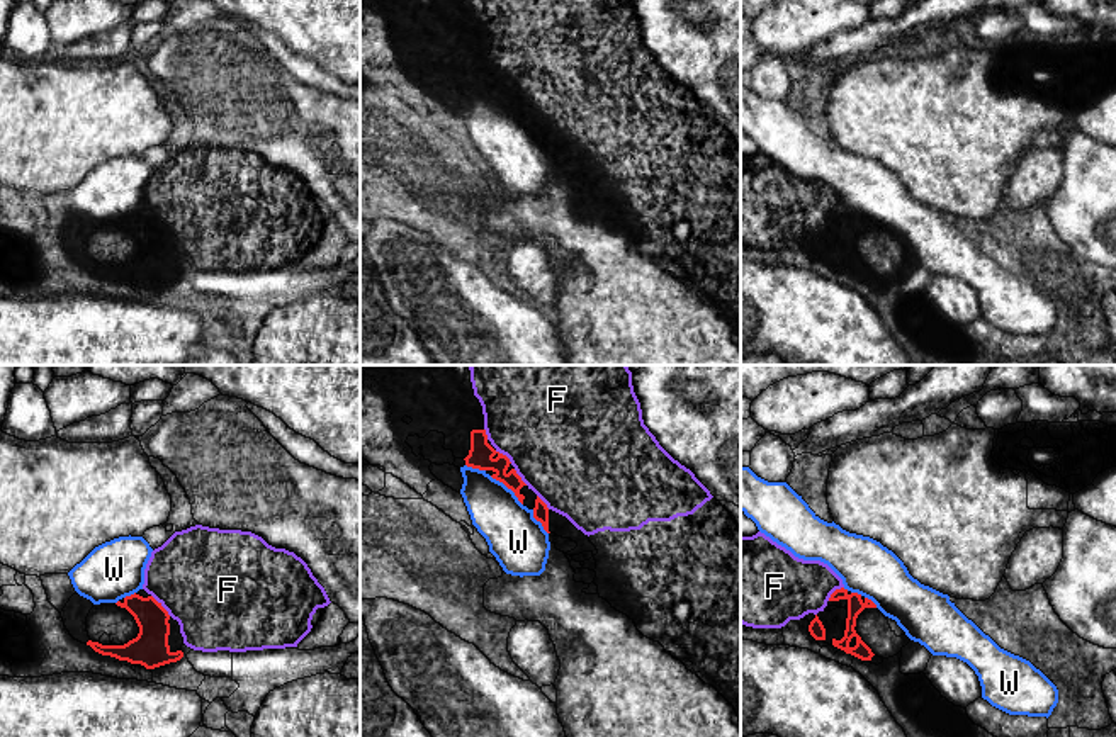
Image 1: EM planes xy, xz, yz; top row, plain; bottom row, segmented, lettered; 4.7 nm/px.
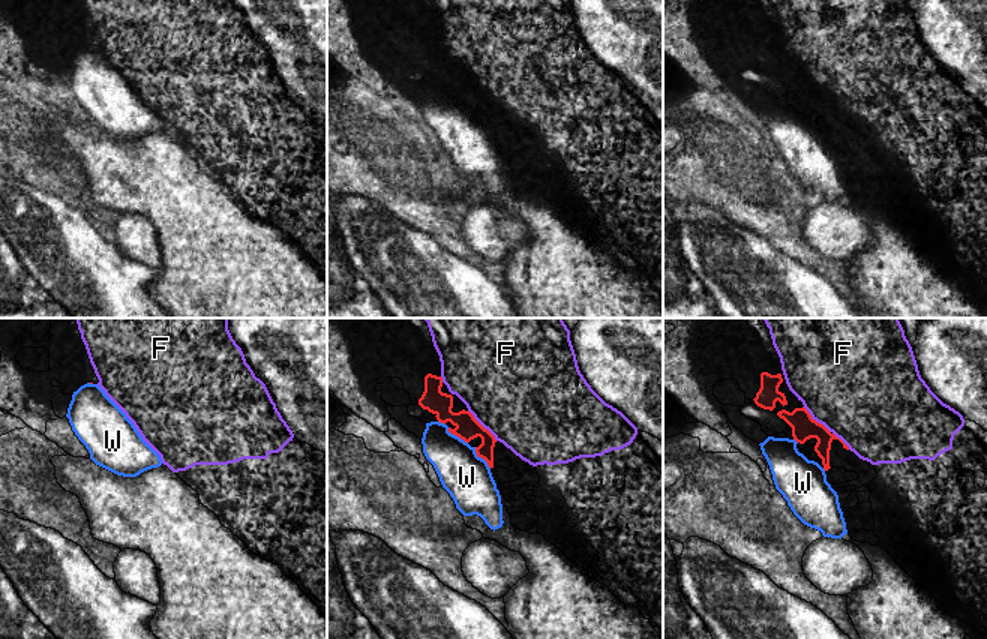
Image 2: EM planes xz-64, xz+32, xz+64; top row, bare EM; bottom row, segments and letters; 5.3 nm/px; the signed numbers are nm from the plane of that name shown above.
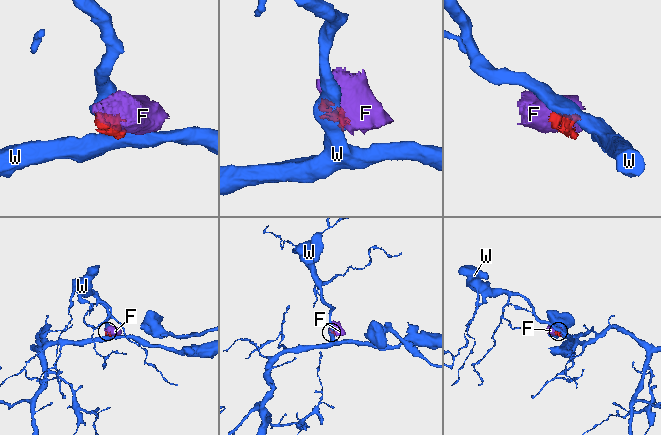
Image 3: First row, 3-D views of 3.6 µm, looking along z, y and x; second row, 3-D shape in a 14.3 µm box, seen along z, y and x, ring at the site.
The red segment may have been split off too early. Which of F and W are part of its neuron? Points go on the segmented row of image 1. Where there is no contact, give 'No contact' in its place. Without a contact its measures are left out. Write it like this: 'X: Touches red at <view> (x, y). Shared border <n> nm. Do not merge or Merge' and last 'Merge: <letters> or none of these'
F: Touches red at xy (160, 605). Shared border 140 nm. Merge
W: Touches red at xz (508, 488). Shared border 220 nm. Do not merge
Merge: F

